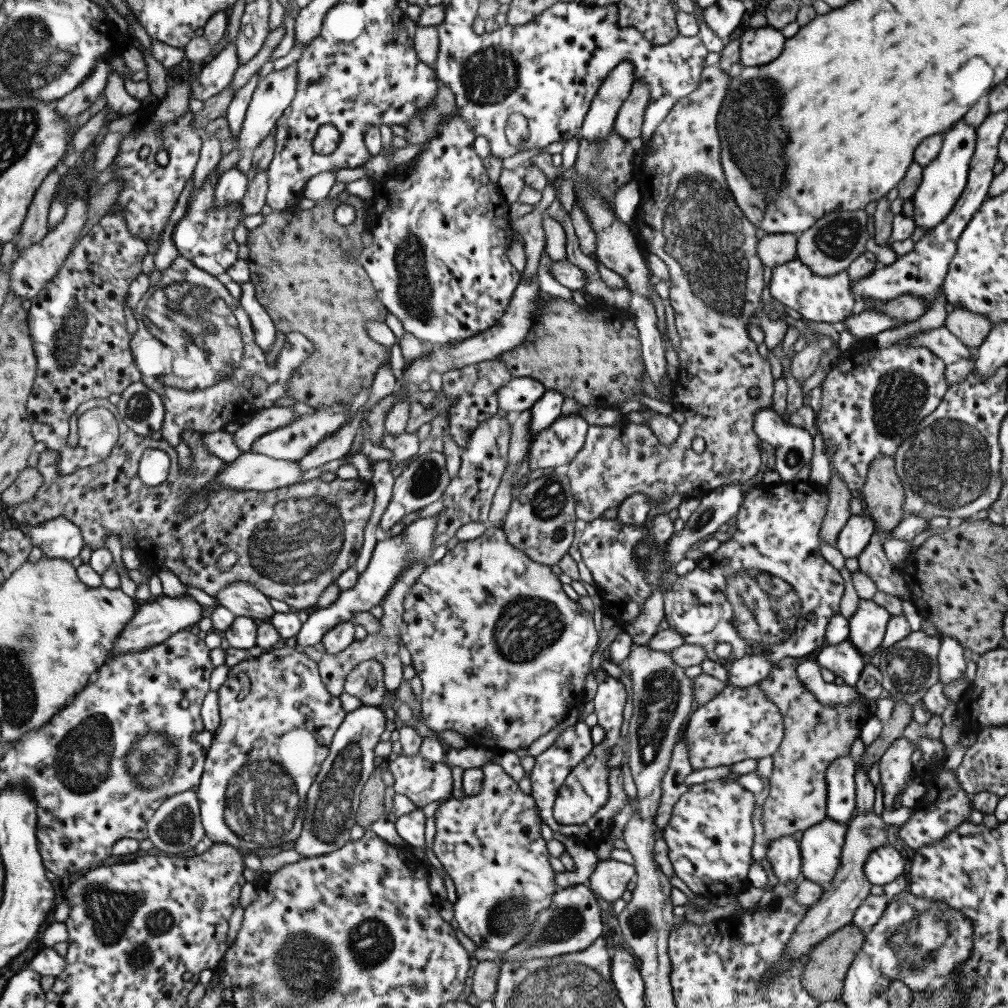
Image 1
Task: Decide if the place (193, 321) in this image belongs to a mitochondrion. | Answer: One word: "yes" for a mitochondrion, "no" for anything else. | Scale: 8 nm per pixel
yes

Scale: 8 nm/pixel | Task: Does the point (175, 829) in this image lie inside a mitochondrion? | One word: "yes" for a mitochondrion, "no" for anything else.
yes

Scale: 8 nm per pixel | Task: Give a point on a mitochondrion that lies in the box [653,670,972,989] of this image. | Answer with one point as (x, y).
(923, 936)

